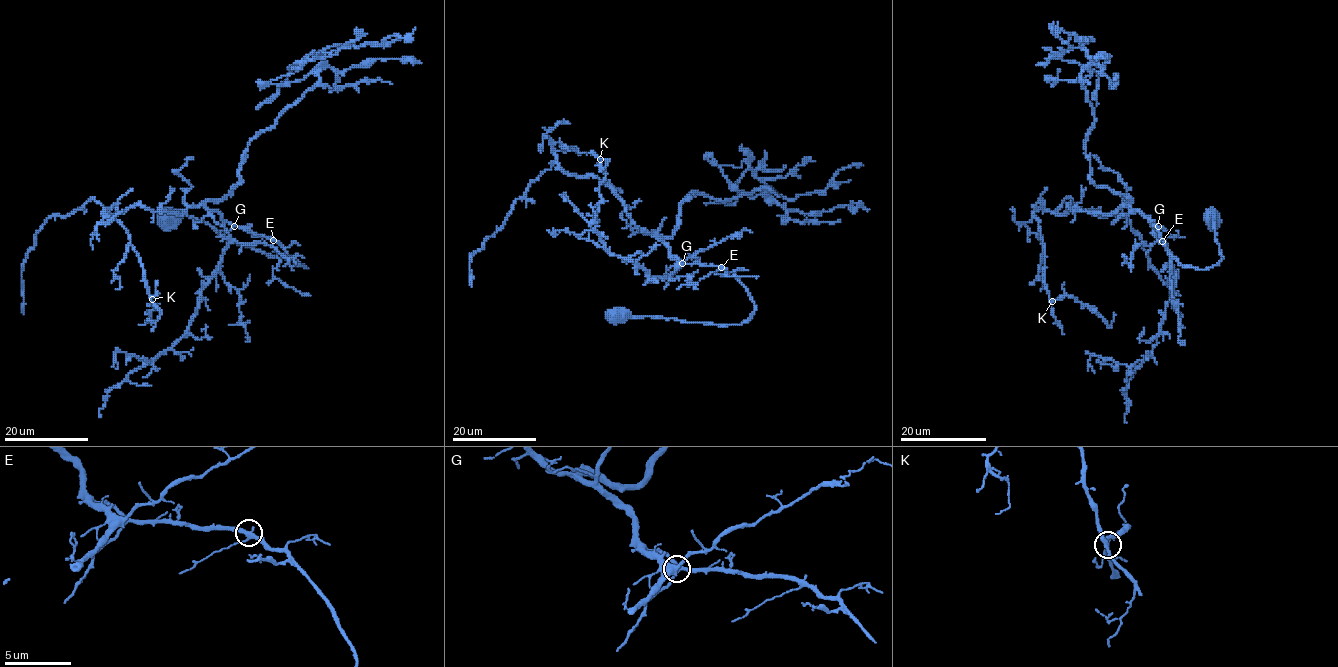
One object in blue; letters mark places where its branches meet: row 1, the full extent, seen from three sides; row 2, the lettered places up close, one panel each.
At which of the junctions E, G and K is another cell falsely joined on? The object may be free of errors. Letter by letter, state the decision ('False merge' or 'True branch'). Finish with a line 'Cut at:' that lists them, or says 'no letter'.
E: True branch
G: True branch
K: True branch
Cut at: no letter

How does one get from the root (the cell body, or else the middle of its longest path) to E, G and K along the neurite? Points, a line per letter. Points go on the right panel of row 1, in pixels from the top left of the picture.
E: (1210, 219), (1213, 215), (1214, 238), (1222, 255), (1213, 267), (1196, 269), (1182, 266), (1163, 241)
G: (1210, 219), (1213, 215), (1214, 238), (1222, 258), (1207, 269), (1182, 266), (1169, 253), (1158, 226)
K: (1210, 219), (1222, 258), (1196, 269), (1182, 266), (1159, 228), (1128, 205), (1109, 214), (1039, 209), (1052, 301)

